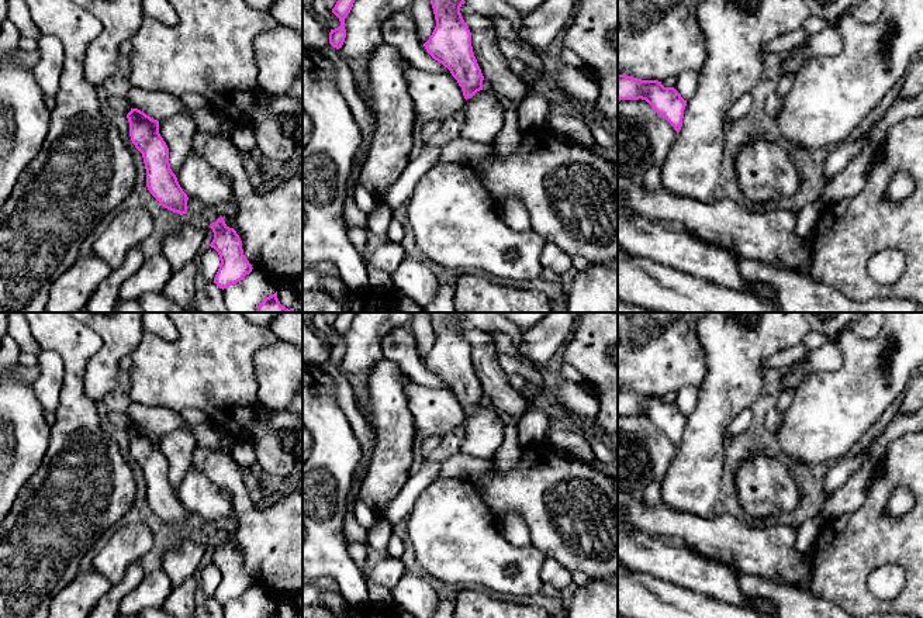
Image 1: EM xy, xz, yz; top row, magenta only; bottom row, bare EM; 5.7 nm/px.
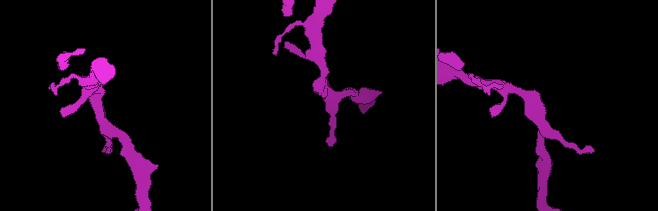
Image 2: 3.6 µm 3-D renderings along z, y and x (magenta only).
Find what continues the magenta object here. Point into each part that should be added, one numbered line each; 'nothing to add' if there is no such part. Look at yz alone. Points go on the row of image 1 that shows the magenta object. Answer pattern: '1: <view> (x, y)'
nothing to add

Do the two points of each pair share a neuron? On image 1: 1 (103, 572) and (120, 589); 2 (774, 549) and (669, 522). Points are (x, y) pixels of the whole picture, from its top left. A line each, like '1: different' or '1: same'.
1: different
2: same

